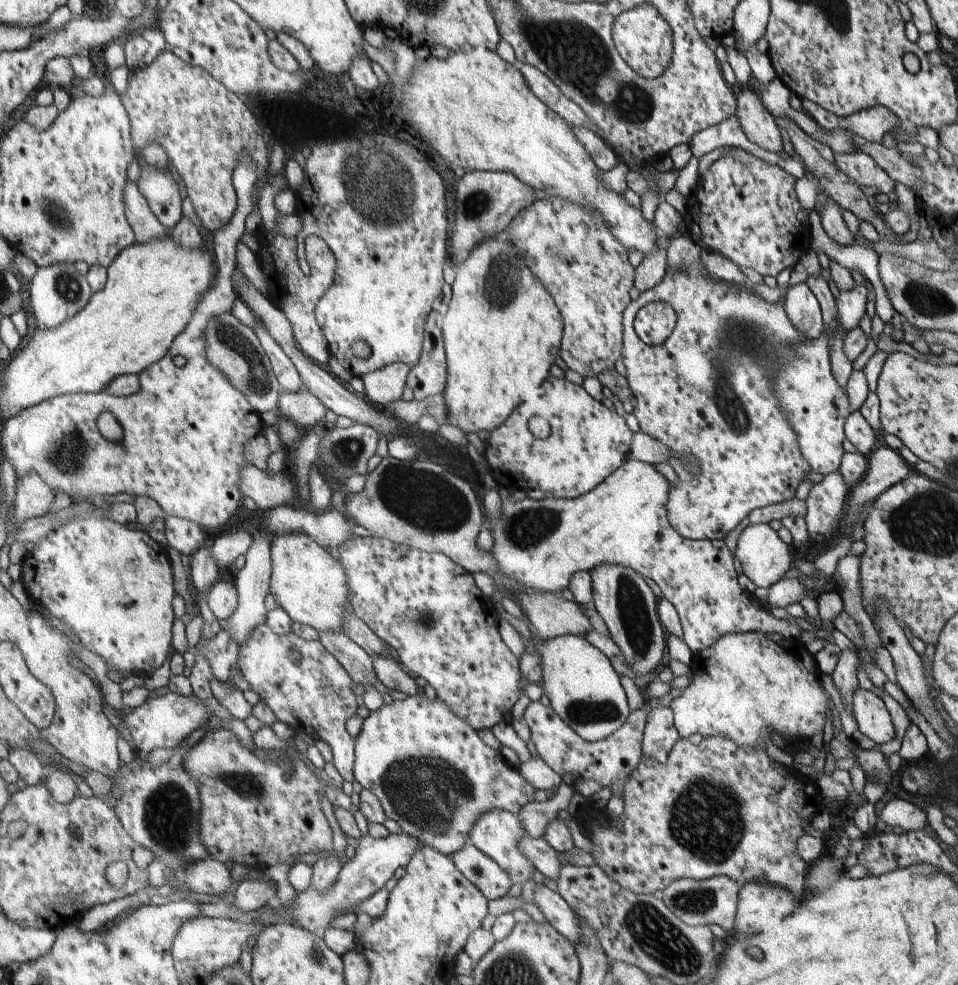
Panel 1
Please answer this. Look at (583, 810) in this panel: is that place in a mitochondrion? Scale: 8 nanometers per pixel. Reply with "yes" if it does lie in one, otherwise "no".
no

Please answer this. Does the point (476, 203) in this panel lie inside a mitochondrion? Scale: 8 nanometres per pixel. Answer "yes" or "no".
yes

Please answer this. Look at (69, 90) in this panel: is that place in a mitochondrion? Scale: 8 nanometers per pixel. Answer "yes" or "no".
no

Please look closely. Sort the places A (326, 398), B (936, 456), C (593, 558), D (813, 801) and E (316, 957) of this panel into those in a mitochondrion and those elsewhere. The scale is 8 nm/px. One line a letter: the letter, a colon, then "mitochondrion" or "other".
A: other
B: other
C: other
D: other
E: mitochondrion

